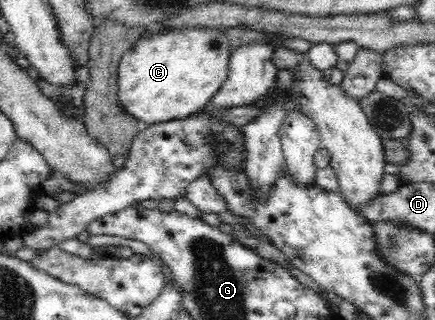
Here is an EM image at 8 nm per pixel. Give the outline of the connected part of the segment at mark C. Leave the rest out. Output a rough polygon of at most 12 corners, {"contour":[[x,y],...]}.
{"contour":[[222,29],[161,30],[119,61],[143,127],[184,119],[227,80]]}

